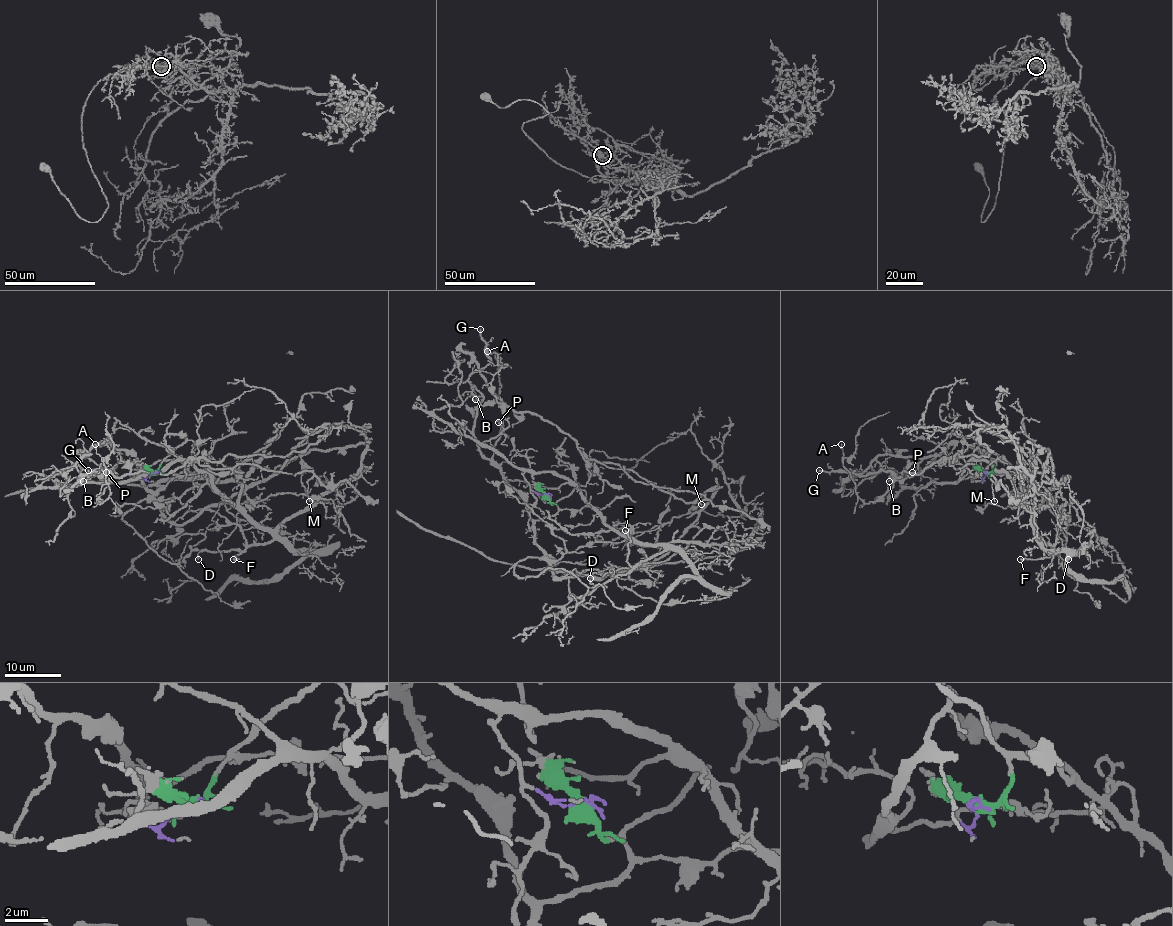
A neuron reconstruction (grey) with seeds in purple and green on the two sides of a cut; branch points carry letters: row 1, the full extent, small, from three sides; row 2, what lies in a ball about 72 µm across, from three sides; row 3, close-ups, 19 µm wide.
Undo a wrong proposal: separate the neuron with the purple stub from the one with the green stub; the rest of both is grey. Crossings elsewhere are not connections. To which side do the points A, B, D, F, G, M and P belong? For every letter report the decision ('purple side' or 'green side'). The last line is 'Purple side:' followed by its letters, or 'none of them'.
A: green side
B: green side
D: purple side
F: purple side
G: green side
M: green side
P: green side
Purple side: D, F

